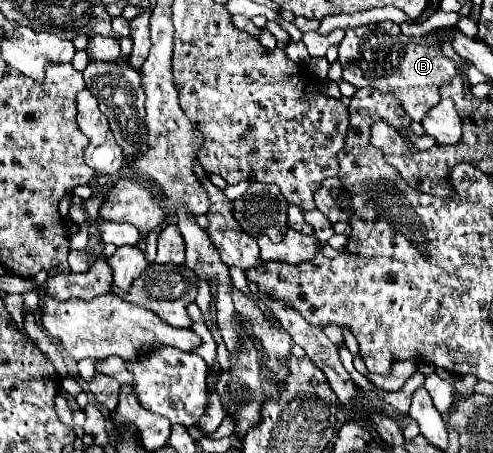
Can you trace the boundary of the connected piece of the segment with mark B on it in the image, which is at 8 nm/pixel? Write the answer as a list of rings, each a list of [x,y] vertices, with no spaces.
[[[393,21],[345,31],[345,39],[339,45],[339,63],[343,67],[343,81],[355,89],[369,85],[381,93],[395,95],[401,101],[403,111],[413,121],[421,121],[423,115],[427,115],[427,111],[439,103],[439,85],[443,81],[451,81],[457,75],[455,63],[441,53],[441,47],[433,43],[413,43]]]

